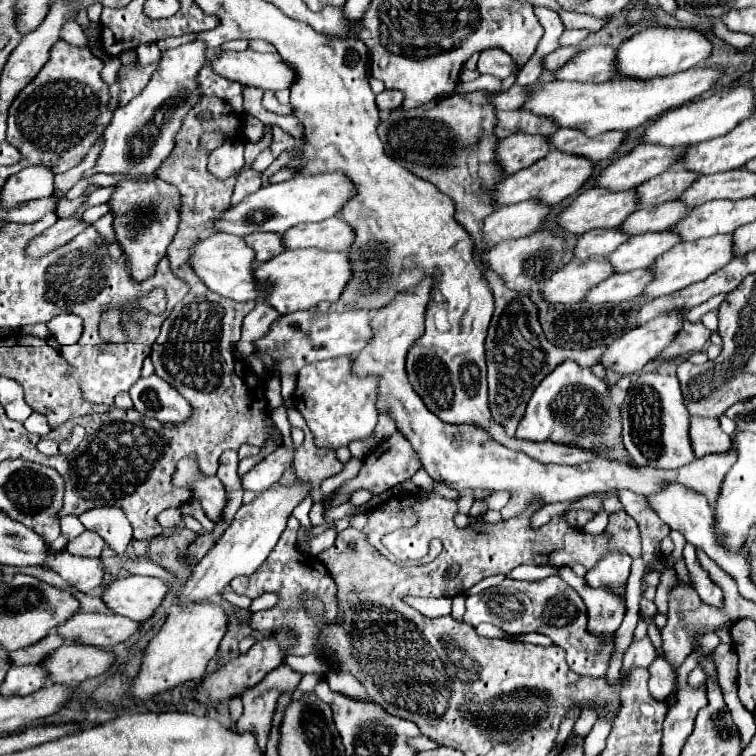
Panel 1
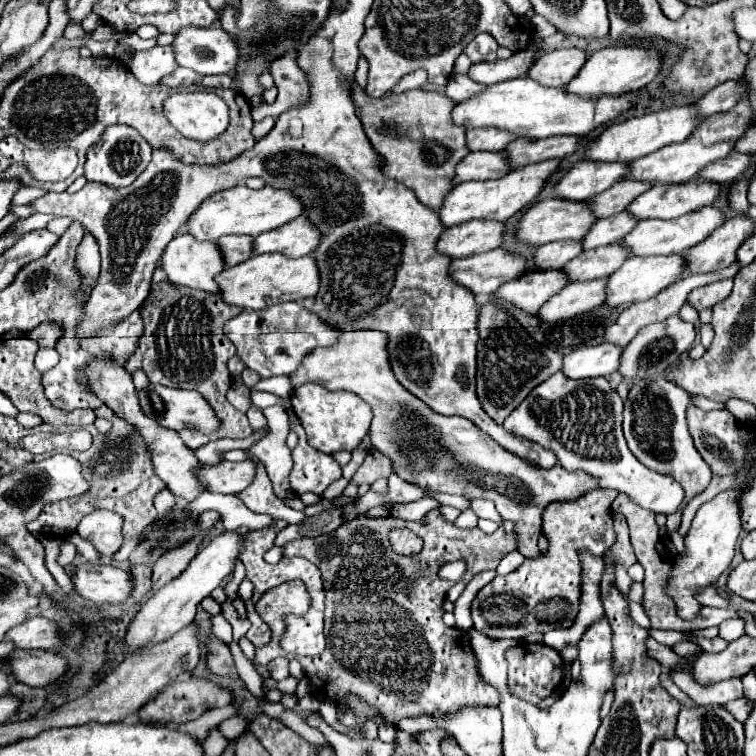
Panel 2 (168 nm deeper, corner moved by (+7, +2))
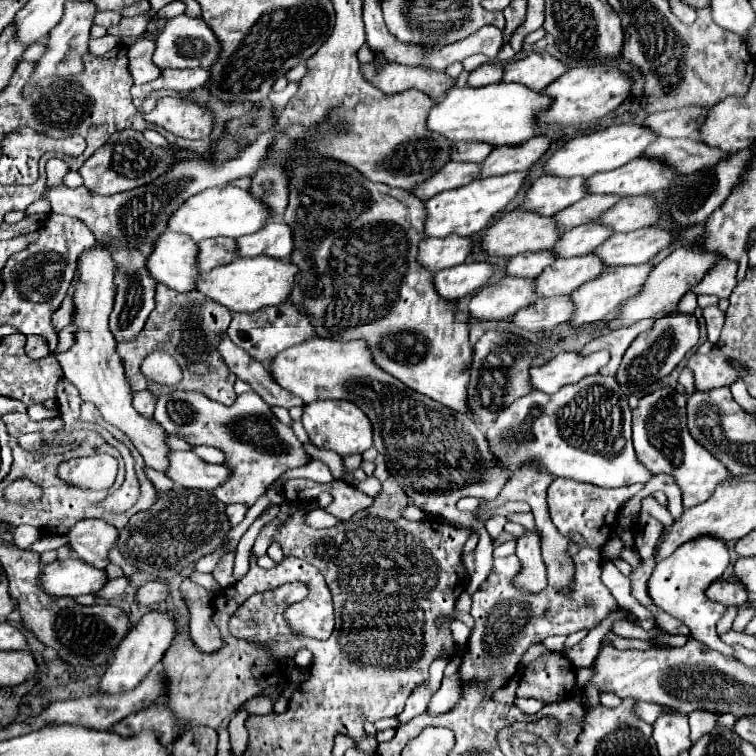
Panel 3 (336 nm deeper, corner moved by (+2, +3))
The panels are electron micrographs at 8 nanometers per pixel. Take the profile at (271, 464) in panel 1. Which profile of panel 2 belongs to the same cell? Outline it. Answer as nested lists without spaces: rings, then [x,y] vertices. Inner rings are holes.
[[[220,461],[216,465],[200,465],[194,469],[200,485],[210,493],[240,493],[254,477],[254,463]]]

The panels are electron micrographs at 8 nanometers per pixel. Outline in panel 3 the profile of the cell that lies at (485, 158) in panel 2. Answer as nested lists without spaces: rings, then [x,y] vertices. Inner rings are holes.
[[[449,162],[449,164],[445,164],[445,168],[441,168],[437,174],[433,174],[425,184],[421,184],[421,188],[413,188],[411,192],[419,198],[431,198],[443,190],[465,186],[479,174],[481,174],[481,164]]]

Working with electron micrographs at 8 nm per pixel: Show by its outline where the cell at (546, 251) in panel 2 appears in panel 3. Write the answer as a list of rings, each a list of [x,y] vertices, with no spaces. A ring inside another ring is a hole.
[[[551,250],[541,252],[525,252],[517,254],[509,260],[507,274],[509,276],[521,276],[521,278],[535,278],[539,276],[547,266],[551,266],[557,260],[557,256]]]

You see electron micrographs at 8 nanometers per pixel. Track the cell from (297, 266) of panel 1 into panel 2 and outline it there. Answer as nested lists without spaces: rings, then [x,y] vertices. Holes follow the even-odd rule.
[[[264,253],[254,255],[248,261],[242,261],[240,265],[226,267],[216,275],[216,283],[220,287],[220,297],[228,305],[236,305],[242,309],[264,309],[266,299],[270,297],[274,303],[278,303],[280,297],[292,297],[292,299],[304,299],[314,297],[318,293],[320,285],[320,271],[316,267],[316,261],[312,255],[304,255],[298,259],[288,259],[282,253]]]

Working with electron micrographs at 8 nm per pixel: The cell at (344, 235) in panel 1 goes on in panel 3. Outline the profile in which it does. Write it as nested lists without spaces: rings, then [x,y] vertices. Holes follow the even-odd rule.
[[[281,220],[269,222],[269,228],[263,228],[261,232],[241,236],[237,244],[239,256],[271,256],[279,260],[289,260],[295,250],[293,230]]]

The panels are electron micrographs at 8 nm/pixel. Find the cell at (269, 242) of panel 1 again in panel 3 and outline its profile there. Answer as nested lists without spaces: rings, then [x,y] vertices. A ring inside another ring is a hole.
[[[219,236],[213,240],[203,240],[199,244],[199,270],[201,272],[209,272],[237,258],[239,258],[239,248],[237,248],[237,240],[233,238]]]

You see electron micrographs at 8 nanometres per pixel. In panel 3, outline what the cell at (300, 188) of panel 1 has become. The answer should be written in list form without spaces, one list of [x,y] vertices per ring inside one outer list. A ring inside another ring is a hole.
[[[223,186],[223,188],[209,188],[193,198],[189,198],[169,220],[169,230],[181,232],[191,236],[195,242],[217,238],[217,236],[229,236],[229,238],[241,238],[253,232],[259,232],[269,220],[271,210],[265,206],[259,198],[249,194],[247,190],[235,188],[235,186]]]

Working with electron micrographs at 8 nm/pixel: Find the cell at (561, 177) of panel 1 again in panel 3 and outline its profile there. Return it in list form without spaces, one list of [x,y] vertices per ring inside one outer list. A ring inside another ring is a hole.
[[[511,172],[503,176],[493,176],[493,178],[483,178],[483,180],[473,180],[461,188],[445,190],[425,202],[427,208],[427,220],[425,220],[425,234],[427,236],[439,236],[445,238],[449,234],[459,234],[459,236],[473,236],[481,230],[485,230],[499,212],[505,210],[505,206],[515,200],[523,184],[529,180],[529,172]]]

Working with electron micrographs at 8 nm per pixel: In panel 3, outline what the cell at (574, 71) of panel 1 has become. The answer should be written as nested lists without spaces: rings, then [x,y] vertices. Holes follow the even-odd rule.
[[[531,52],[521,60],[505,64],[505,82],[521,82],[535,92],[543,92],[551,82],[569,70],[567,64],[547,52]]]

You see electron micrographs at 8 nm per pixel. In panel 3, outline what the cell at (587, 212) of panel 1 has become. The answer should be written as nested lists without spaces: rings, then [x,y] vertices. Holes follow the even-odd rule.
[[[513,210],[503,214],[493,226],[489,226],[489,230],[483,234],[483,248],[489,254],[495,256],[517,256],[523,252],[537,252],[543,248],[553,248],[559,238],[563,236],[563,230],[557,226],[553,216],[543,216],[537,212],[525,212],[525,210]]]

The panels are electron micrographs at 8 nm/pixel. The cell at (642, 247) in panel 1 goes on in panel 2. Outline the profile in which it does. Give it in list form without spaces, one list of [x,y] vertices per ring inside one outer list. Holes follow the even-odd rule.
[[[620,243],[592,249],[592,251],[582,251],[580,257],[574,257],[564,265],[564,273],[570,281],[592,281],[600,277],[610,277],[620,265],[630,257],[628,249],[622,247]]]

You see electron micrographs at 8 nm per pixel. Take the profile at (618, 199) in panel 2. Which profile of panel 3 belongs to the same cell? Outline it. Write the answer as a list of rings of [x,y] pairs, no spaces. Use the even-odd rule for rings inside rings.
[[[587,194],[573,206],[561,210],[555,216],[555,220],[559,222],[559,226],[563,230],[569,230],[579,224],[589,224],[589,222],[597,220],[597,216],[601,216],[601,212],[605,212],[607,208],[613,208],[619,200],[621,200],[621,196],[617,196],[617,194]]]

